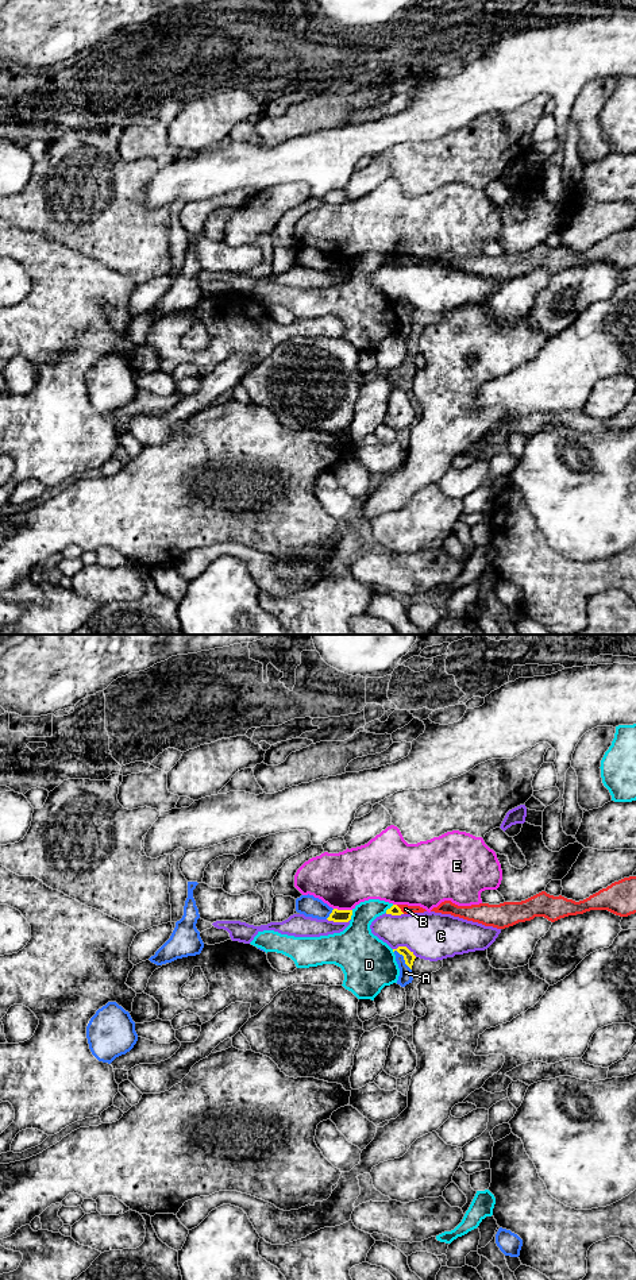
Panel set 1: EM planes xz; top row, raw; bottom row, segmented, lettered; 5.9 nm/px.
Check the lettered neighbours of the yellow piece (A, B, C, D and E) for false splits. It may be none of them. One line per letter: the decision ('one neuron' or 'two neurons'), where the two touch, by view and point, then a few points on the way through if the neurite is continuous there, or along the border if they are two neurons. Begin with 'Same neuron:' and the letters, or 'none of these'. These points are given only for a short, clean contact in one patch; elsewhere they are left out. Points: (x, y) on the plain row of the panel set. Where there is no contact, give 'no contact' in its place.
Same neuron: none of these
A: two neurons; contact xz (404, 311)
B: two neurons; contact xz (400, 261); border xz (396, 257), (404, 265)
C: two neurons; contact xz (405, 299)
D: two neurons; contact xz (390, 259)
E: two neurons; contact xz (343, 262)

